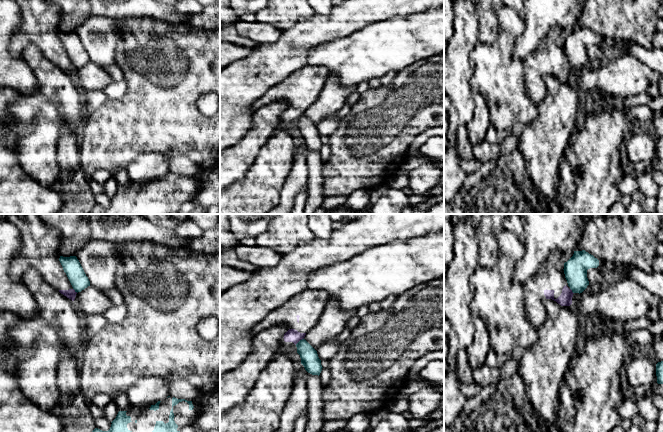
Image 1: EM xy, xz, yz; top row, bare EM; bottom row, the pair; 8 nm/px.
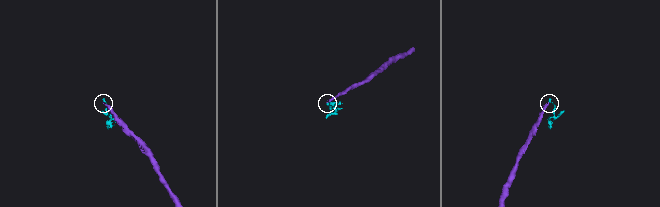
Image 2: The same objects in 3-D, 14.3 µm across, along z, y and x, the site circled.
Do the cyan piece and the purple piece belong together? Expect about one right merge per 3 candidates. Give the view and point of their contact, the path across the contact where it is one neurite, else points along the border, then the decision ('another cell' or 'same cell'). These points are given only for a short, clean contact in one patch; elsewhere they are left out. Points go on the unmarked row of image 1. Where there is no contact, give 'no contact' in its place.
xz (300, 116) | along xz (303, 114), (295, 120) | another cell

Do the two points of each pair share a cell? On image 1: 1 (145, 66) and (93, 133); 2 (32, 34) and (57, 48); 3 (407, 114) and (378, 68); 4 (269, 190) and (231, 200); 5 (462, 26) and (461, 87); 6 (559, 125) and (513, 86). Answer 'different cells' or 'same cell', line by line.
1: same cell
2: same cell
3: different cells
4: same cell
5: same cell
6: different cells

